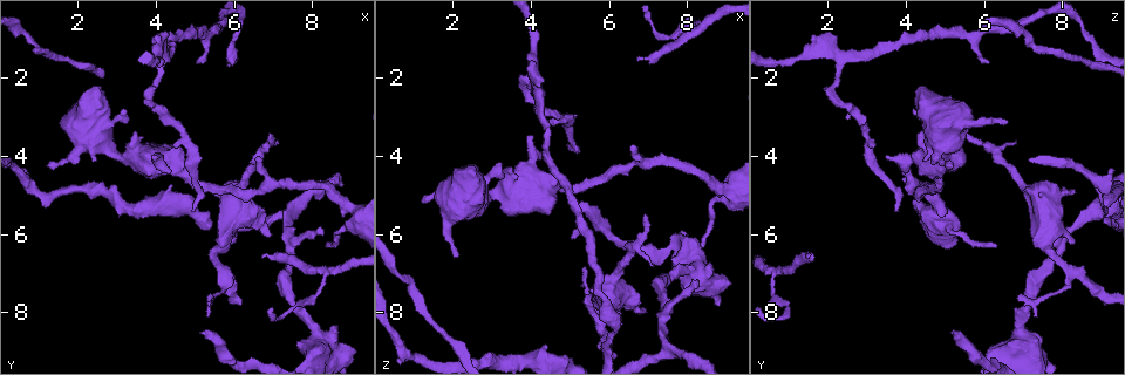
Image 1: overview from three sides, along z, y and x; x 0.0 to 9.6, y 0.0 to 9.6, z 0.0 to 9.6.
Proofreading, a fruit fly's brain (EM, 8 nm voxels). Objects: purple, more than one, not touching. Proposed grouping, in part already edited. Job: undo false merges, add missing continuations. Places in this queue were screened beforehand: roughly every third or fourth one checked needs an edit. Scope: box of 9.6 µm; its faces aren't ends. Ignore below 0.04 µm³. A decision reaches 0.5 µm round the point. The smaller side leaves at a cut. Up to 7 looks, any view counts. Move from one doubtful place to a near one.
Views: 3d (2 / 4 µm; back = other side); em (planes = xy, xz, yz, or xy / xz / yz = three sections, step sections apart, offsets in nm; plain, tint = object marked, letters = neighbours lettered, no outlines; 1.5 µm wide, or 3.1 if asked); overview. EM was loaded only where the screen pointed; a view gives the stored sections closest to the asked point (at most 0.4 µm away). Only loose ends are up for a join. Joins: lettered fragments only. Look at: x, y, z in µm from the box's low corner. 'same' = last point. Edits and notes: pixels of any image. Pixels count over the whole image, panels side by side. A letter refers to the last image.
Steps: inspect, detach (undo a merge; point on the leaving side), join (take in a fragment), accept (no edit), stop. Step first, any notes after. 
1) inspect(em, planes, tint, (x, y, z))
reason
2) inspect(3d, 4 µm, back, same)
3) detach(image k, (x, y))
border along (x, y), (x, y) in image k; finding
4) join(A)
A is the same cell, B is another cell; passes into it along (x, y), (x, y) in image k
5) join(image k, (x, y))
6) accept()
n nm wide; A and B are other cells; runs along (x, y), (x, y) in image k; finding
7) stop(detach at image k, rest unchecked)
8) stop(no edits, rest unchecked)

inspect(3d, 4 µm, (1.30, 4.30, 5.25))
thin end

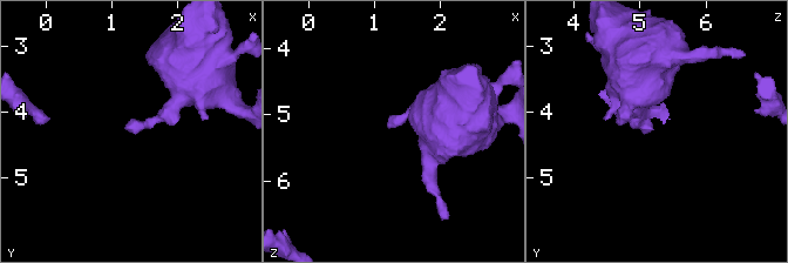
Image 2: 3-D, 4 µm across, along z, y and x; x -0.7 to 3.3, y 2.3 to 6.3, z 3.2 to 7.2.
inspect(em, xz, step 8, letters, (1.20, 4.30, 5.20))
now the EM

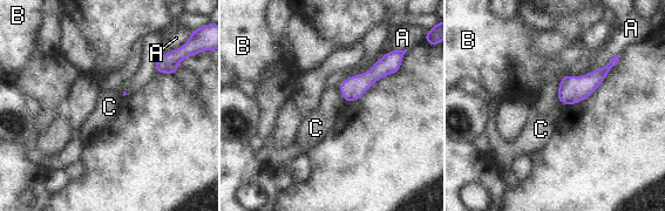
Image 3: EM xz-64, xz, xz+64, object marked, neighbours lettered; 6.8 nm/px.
accept()
A touches over 190 nm; A, B and C are other cells; border along (337, 88), (346, 102) in image 3; no lettered fragment goes on from it

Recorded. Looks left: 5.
inspect(3d, 4 µm, (5.15, 8.55, 5.15))
an open end

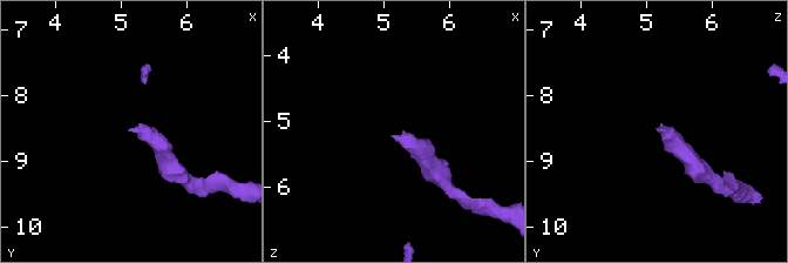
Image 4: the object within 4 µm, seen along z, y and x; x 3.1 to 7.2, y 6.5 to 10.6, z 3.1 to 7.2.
inspect(em, planes, letters, (5.15, 8.50, 5.25))

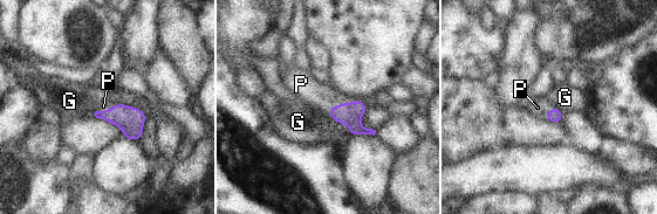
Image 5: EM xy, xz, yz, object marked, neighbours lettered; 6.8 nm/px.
join(P)
P is the same cell, G is another cell; passes into it along (347, 114), (341, 103), (308, 90) in image 5; the neuron continues

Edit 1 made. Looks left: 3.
inspect(3d, 2 µm, (6.00, 6.15, 8.30))

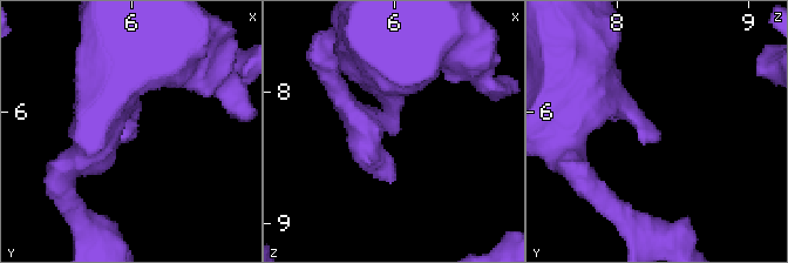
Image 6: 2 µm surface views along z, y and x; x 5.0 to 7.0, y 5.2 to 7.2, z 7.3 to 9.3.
inspect(em, planes, letters, (6.02, 6.18, 8.32))
now the EM

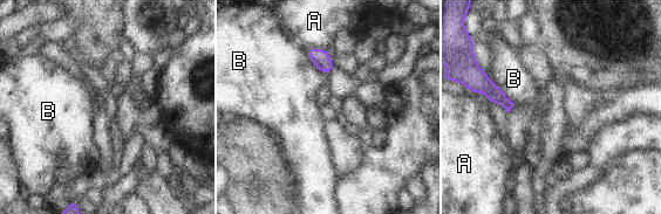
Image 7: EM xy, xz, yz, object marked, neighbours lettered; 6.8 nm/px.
accept()
A and B are other cells; border along (305, 49), (308, 59), (327, 74) in image 7; none of them fits

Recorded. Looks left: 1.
stop(join at image 5, rest unchecked)

